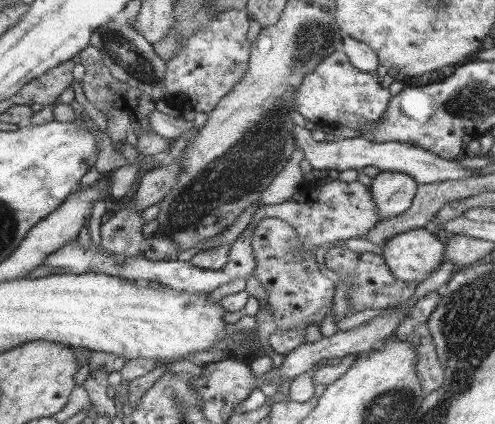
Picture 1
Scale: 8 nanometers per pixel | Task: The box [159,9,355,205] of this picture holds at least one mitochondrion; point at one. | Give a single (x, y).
(305, 48)

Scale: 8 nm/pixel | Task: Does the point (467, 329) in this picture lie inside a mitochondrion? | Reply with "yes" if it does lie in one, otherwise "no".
yes

